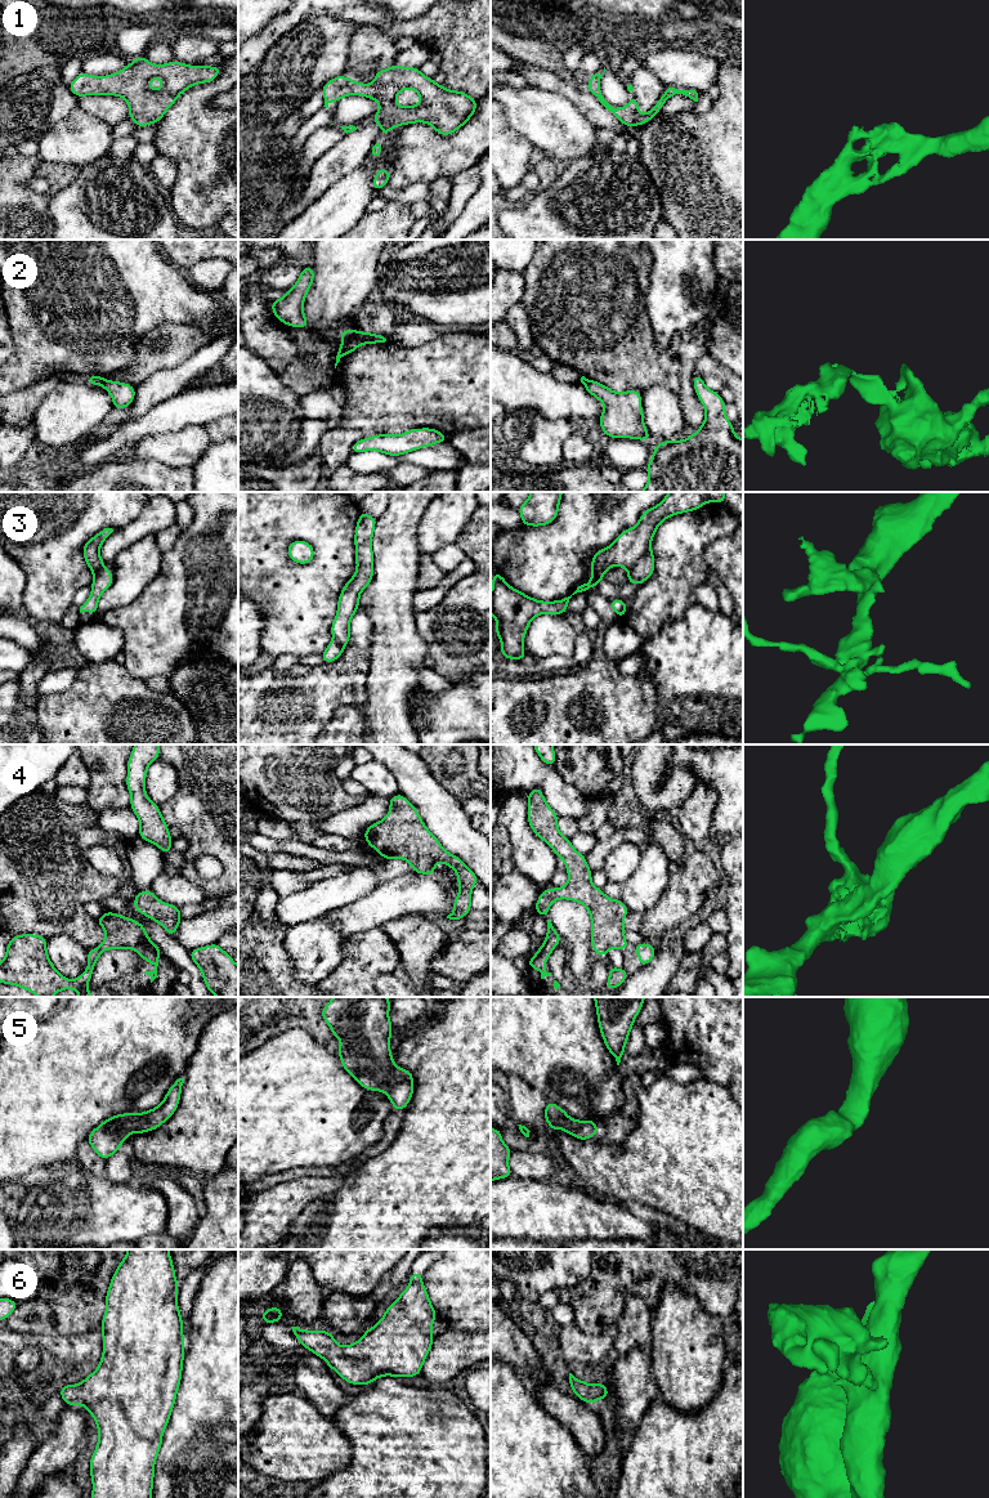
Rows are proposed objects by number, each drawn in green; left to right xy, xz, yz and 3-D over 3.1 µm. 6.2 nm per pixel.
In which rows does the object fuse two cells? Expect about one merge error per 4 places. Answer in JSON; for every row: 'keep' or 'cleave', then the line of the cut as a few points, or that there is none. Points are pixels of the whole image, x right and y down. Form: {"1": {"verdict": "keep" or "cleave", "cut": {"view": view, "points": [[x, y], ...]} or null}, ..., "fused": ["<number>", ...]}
{"1": {"verdict": "keep", "cut": null}, "2": {"verdict": "cleave", "cut": {"view": "xz", "points": [[357, 331], [347, 340]]}}, "3": {"verdict": "keep", "cut": null}, "4": {"verdict": "keep", "cut": null}, "5": {"verdict": "keep", "cut": null}, "6": {"verdict": "keep", "cut": null}, "fused": ["2"]}

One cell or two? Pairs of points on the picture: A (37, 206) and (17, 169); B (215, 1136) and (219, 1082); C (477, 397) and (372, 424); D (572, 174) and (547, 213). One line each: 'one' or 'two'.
A: one
B: one
C: one
D: one

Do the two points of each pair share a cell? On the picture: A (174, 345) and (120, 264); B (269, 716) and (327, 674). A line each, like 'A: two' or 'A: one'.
A: two
B: one

